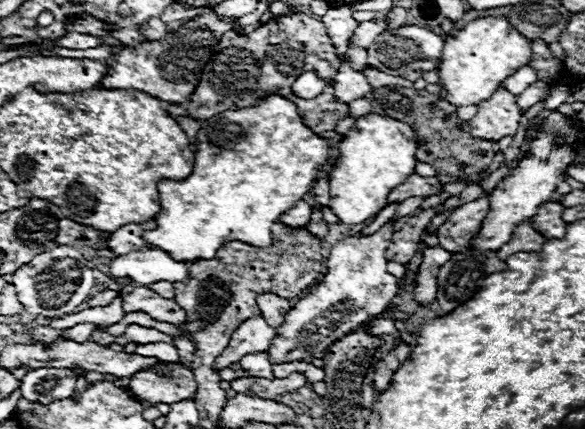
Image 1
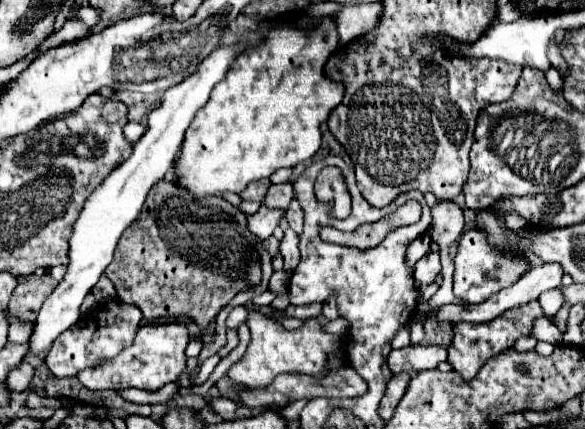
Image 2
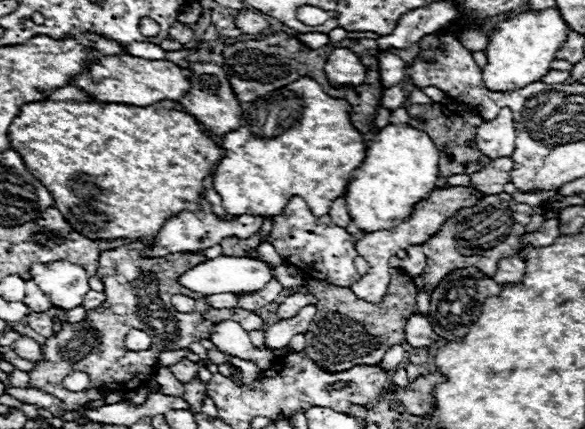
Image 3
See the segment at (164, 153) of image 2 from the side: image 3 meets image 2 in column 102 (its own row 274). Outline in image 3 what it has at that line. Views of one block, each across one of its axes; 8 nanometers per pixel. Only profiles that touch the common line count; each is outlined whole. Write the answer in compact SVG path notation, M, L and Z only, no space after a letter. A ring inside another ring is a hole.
M218 256L206 262L196 264L186 274L180 276L180 284L192 292L198 292L202 296L210 294L224 294L224 292L254 292L262 290L272 280L272 270L268 264L254 260L254 258L236 258L236 256Z

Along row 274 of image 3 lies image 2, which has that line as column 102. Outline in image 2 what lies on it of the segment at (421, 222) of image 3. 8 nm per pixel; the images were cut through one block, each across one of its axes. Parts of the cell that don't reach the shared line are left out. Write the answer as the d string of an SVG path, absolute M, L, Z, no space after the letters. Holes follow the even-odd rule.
M158 324L158 326L140 326L132 346L124 348L116 358L106 360L96 368L82 370L78 380L88 390L106 390L106 386L122 386L126 388L140 388L146 392L156 392L164 384L178 380L182 370L186 368L186 346L190 342L186 324ZM148 382L148 388L146 384Z

